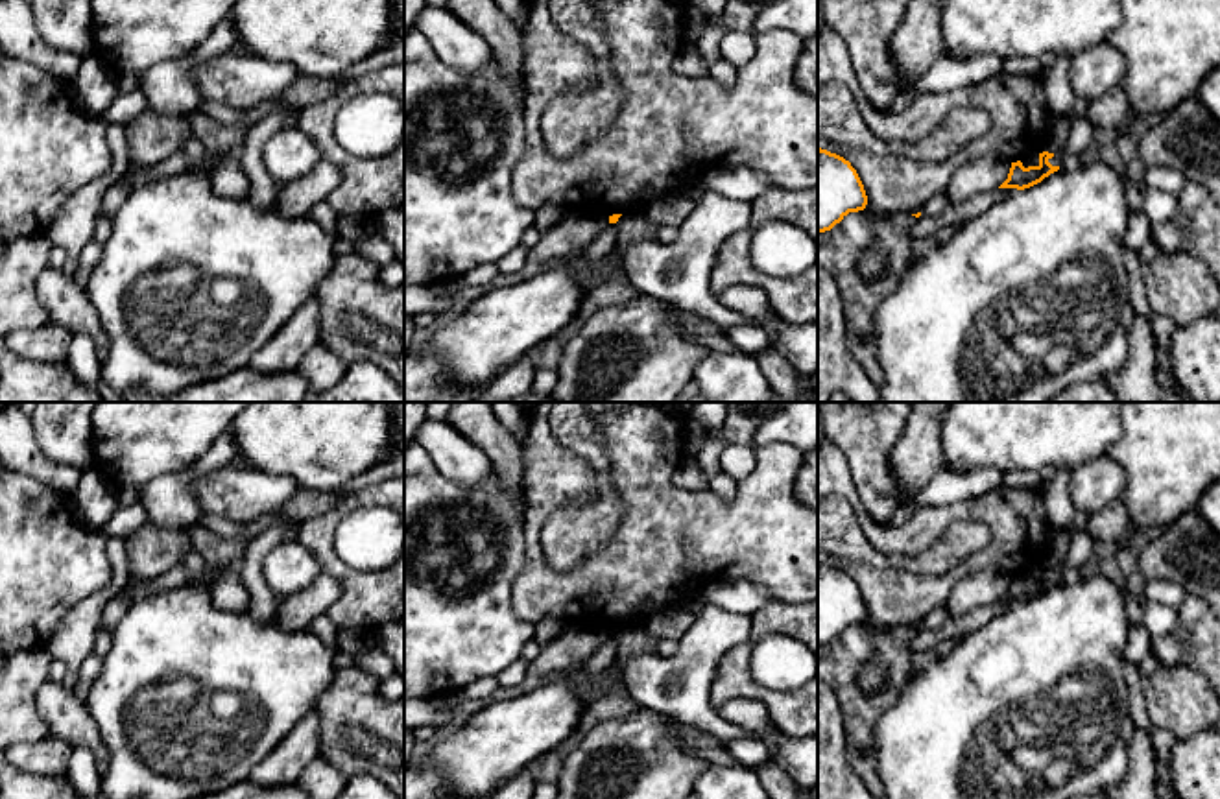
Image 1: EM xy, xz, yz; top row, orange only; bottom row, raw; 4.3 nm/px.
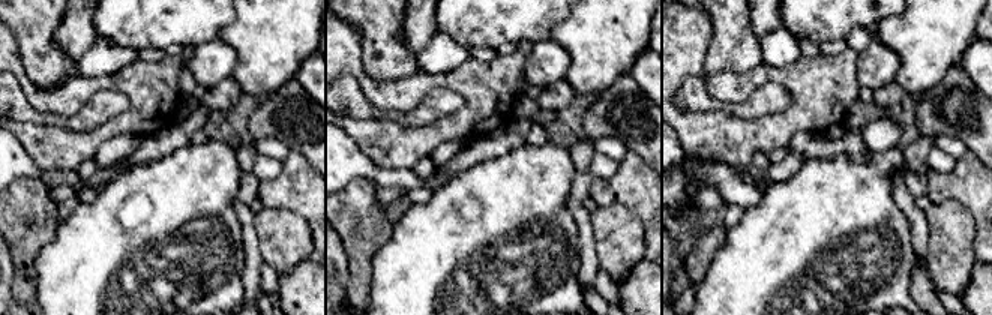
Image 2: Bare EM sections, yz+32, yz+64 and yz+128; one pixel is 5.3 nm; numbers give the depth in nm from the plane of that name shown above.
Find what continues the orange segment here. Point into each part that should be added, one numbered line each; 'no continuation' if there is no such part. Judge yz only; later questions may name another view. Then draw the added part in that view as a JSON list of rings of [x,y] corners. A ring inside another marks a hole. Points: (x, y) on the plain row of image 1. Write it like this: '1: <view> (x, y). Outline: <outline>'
1: yz (1082, 547). Outline: [[[1072,530],[1072,541],[1069,548],[1069,557],[1056,565],[1048,576],[1052,579],[1059,579],[1061,572],[1067,566],[1080,568],[1083,563],[1087,563],[1091,557],[1094,557],[1094,541],[1085,530]]]

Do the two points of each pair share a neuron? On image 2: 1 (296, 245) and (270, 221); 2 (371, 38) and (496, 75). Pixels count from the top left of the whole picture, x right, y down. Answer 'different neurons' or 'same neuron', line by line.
1: same neuron
2: different neurons

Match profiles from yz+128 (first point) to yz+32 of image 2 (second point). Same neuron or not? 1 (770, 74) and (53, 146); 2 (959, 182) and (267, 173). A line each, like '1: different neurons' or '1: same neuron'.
1: same neuron
2: different neurons

